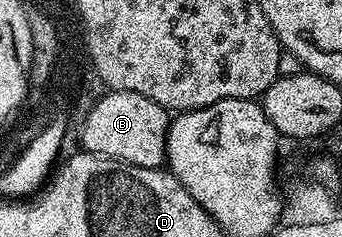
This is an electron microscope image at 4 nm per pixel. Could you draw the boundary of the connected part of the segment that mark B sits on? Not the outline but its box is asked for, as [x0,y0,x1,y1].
[81,91,168,169]

